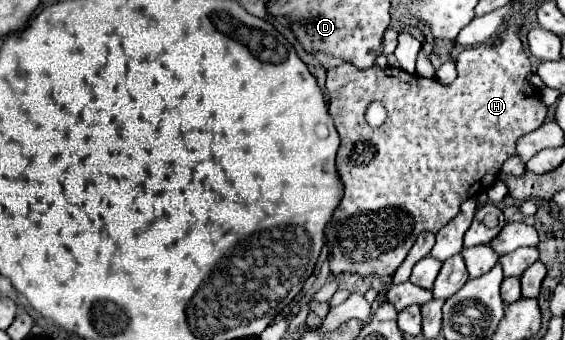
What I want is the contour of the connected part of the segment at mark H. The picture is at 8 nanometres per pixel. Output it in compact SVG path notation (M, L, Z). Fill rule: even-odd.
M517 26L505 28L499 34L499 38L495 38L491 44L481 44L481 46L473 46L473 48L463 50L457 56L457 72L459 74L457 74L455 82L449 84L449 86L439 84L435 78L423 78L423 76L409 74L409 72L405 72L401 68L393 68L393 66L381 68L377 64L371 66L369 70L359 70L353 64L345 62L345 64L341 64L337 68L331 68L327 72L325 86L327 86L327 92L329 92L329 112L331 112L331 118L333 118L335 126L337 126L337 132L341 136L341 146L339 146L339 154L337 154L337 170L339 170L339 176L341 176L341 180L345 184L345 196L343 196L339 208L335 210L333 220L327 224L327 230L325 230L327 246L329 246L329 252L331 252L331 258L329 258L331 276L339 276L343 272L357 272L361 276L367 276L367 274L393 276L393 272L405 260L407 252L413 248L419 232L433 232L433 234L437 234L449 220L453 220L457 216L459 206L461 206L461 202L465 198L469 198L469 196L473 198L483 188L489 188L495 182L503 162L515 152L517 138L537 130L545 122L547 106L539 100L539 90L535 86L531 86L531 82L529 82L531 62L529 62L529 56L525 54L525 50L523 50ZM371 102L381 102L385 106L385 110L387 110L387 120L379 128L371 128L367 124L367 120L365 120L365 112L367 112L367 106Z

